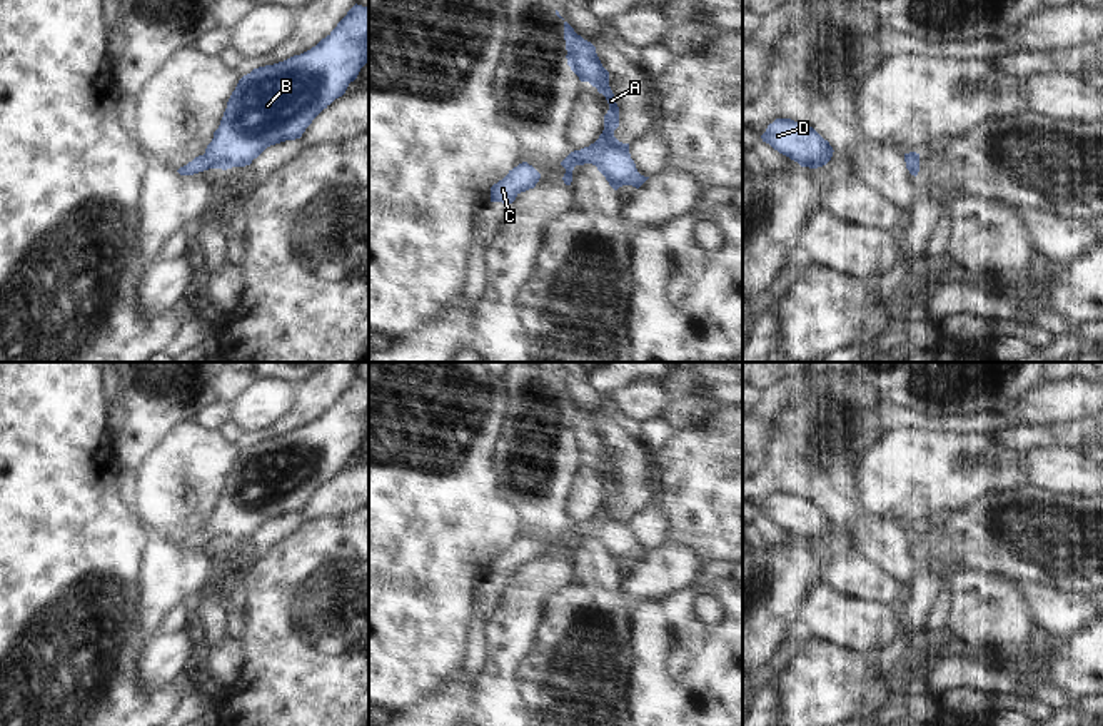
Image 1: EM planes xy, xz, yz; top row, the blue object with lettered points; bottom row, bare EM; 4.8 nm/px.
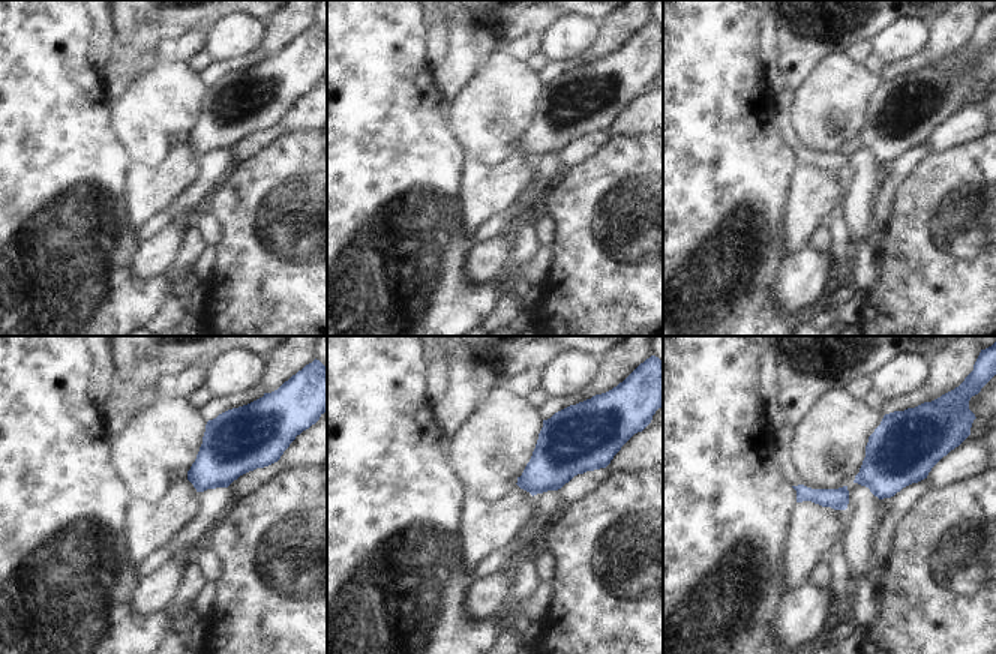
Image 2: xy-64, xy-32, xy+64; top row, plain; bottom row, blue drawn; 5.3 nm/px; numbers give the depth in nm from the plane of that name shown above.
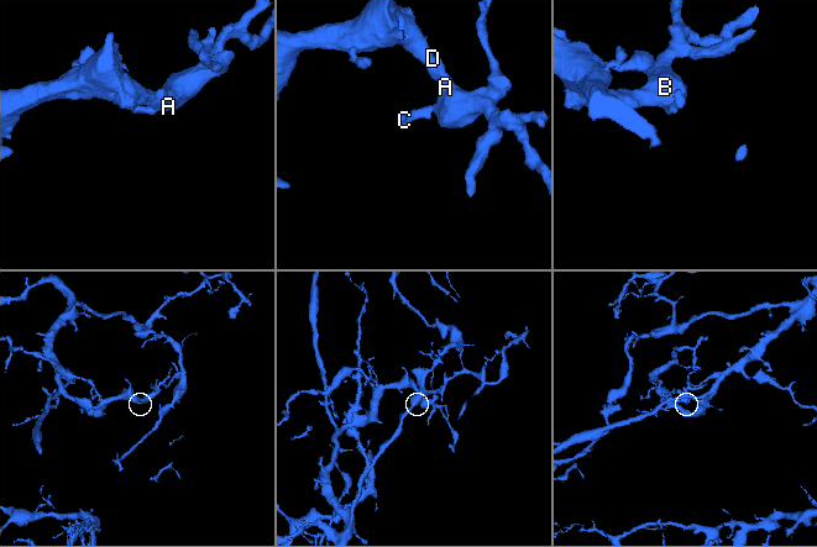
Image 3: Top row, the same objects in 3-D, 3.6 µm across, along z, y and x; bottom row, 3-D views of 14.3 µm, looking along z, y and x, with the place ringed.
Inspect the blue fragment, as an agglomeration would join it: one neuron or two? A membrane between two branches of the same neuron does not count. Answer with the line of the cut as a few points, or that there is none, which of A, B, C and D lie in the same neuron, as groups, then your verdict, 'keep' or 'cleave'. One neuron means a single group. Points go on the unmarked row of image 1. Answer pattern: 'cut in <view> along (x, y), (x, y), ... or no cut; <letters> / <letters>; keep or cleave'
no cut; A B C D; keep

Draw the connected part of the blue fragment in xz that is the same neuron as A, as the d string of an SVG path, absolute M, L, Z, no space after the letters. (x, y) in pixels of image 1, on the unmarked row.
M564 394L564 414L567 424L567 439L579 451L581 456L589 456L602 467L609 477L604 489L604 504L599 512L581 524L571 526L561 539L566 542L562 551L566 559L572 556L572 544L576 539L592 537L606 551L609 559L617 564L622 559L639 562L649 551L637 546L629 527L629 517L622 517L614 511L619 501L619 481L609 461L609 446L602 441L596 421L574 406Z

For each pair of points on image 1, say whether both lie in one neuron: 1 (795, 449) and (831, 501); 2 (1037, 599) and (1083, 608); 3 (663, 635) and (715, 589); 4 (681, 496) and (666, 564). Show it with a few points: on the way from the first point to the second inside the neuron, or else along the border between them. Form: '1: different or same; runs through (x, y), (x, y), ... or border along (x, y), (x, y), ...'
1: same; runs through (806, 463), (831, 488)
2: same; runs through (1048, 606), (1072, 608)
3: same; runs through (669, 618), (698, 589)
4: different; border along (664, 541), (683, 544), (703, 564)

